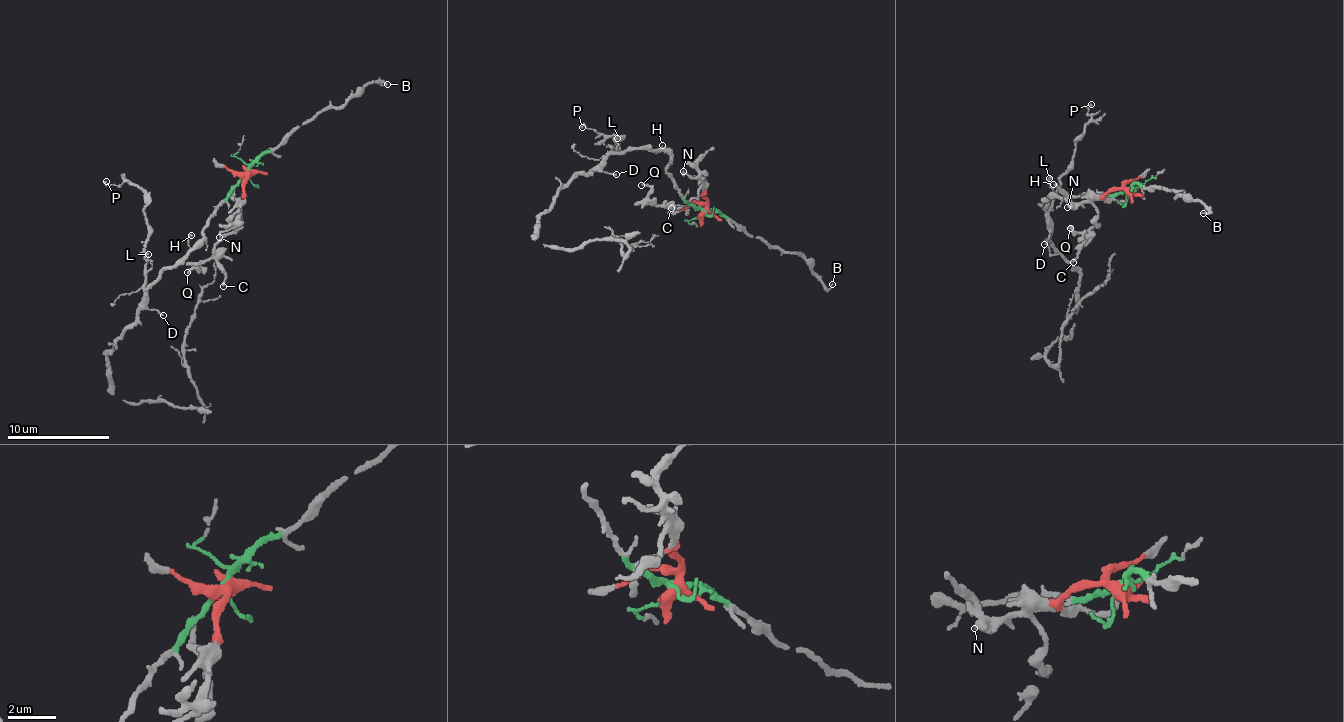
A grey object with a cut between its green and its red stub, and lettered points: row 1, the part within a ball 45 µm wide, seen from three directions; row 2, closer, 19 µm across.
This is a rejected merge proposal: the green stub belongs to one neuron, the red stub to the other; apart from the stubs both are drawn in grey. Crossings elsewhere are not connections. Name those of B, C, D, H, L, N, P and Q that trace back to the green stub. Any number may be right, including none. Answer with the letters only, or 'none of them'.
B, D, H, L, P

